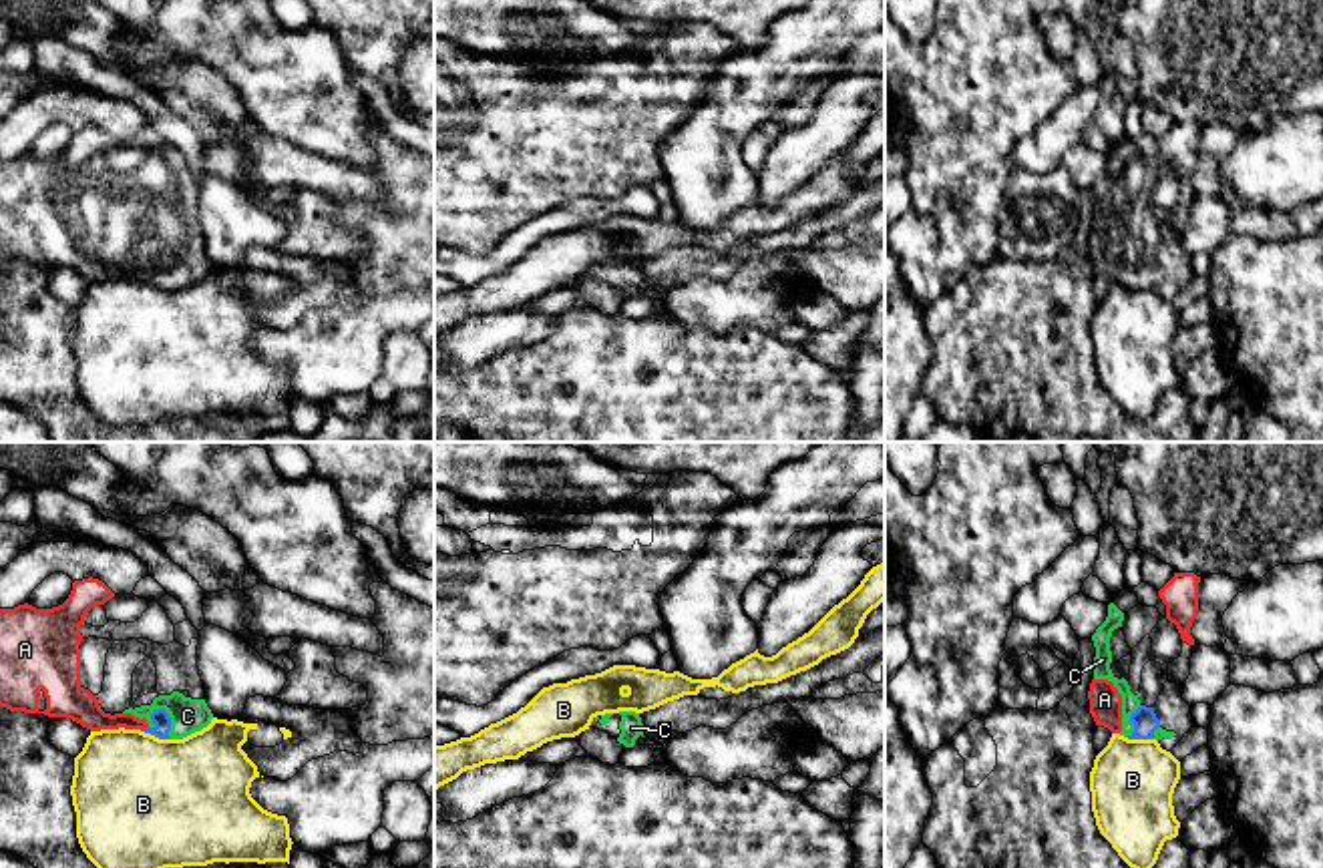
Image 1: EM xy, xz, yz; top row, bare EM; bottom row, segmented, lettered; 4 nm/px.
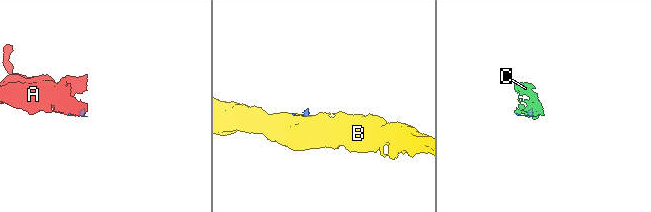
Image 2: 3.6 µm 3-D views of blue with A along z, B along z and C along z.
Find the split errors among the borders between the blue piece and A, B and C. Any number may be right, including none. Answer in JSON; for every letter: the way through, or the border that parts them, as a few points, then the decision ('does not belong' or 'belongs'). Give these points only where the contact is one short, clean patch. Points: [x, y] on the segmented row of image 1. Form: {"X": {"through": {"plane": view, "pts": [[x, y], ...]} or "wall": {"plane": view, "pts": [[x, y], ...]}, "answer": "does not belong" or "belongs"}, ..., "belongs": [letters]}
{"A": {"answer": "belongs"}, "B": {"wall": {"plane": "xy", "pts": [[143, 732], [169, 740]]}, "answer": "does not belong"}, "C": {"answer": "belongs"}, "belongs": ["A", "C"]}

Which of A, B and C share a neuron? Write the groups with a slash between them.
A C / B

